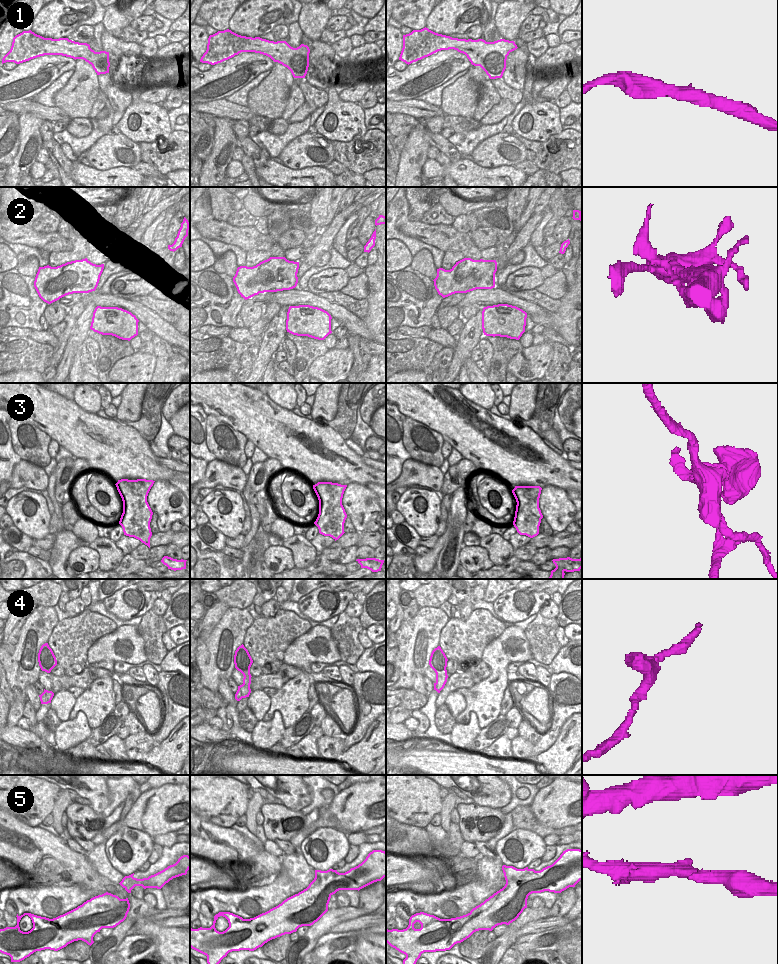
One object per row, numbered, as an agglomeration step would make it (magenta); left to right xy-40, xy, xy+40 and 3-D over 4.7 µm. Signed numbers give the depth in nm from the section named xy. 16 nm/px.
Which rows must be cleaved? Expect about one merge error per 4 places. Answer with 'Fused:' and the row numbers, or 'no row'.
Fused: 3

